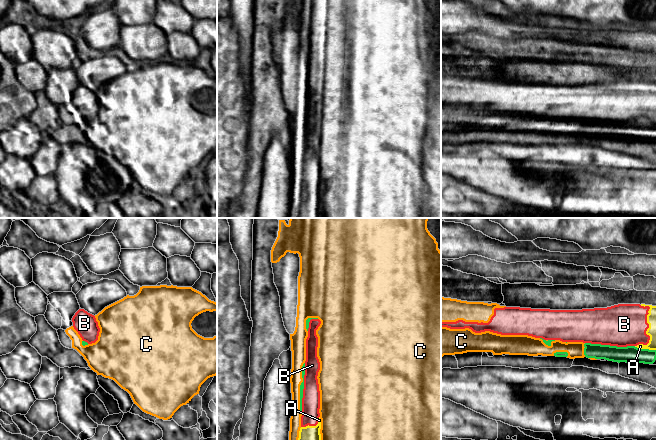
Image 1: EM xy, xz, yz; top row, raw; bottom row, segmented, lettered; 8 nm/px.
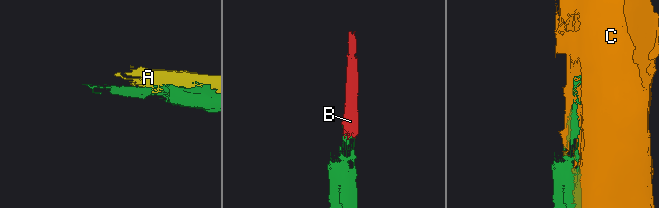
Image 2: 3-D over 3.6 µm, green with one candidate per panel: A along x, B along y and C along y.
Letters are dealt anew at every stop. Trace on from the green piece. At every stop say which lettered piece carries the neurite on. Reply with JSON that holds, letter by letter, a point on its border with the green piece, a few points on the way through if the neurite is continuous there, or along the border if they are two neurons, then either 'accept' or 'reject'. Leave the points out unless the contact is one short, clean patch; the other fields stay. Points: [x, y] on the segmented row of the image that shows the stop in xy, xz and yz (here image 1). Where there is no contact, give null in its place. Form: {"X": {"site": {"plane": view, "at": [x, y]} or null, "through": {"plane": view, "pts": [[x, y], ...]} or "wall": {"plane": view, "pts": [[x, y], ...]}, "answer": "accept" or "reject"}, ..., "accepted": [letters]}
{"A": {"site": {"plane": "yz", "at": [645, 349]}, "answer": "accept"}, "B": {"site": {"plane": "xz", "at": [303, 388]}, "answer": "reject"}, "C": {"site": {"plane": "xz", "at": [300, 388]}, "answer": "reject"}, "accepted": ["A"]}

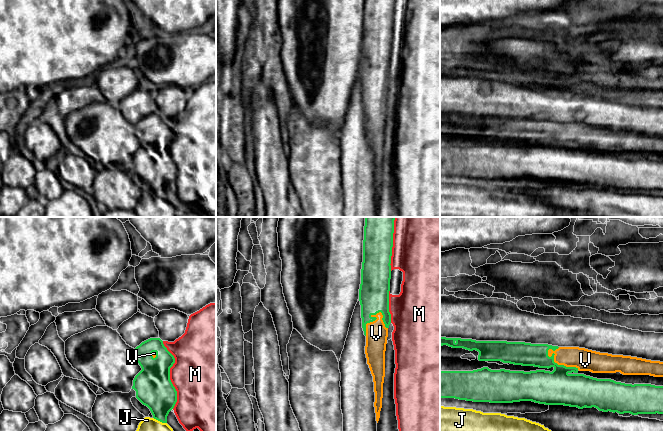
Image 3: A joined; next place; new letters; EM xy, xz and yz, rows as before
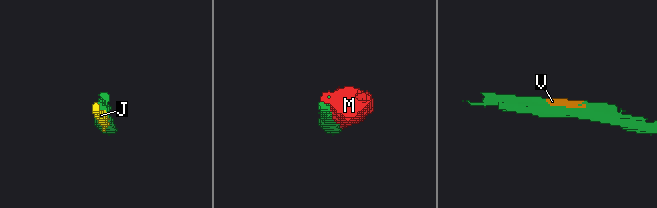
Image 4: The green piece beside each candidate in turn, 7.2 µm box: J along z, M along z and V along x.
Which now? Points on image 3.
{"J": {"site": {"plane": "xy", "at": [160, 421]}, "answer": "reject"}, "M": {"site": {"plane": "xy", "at": [169, 375]}, "answer": "reject"}, "V": {"site": {"plane": "yz", "at": [559, 365]}, "answer": "reject"}, "accepted": []}

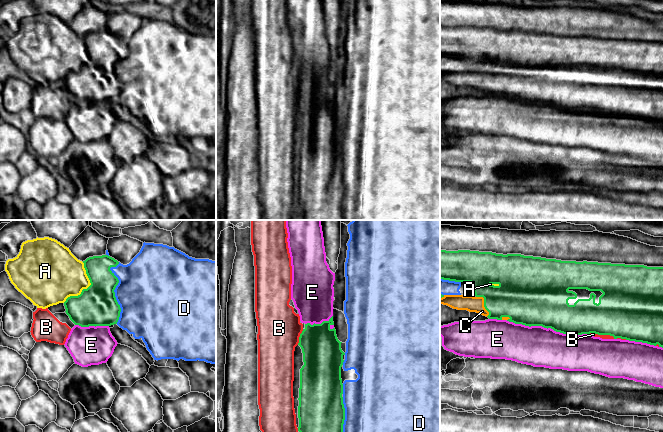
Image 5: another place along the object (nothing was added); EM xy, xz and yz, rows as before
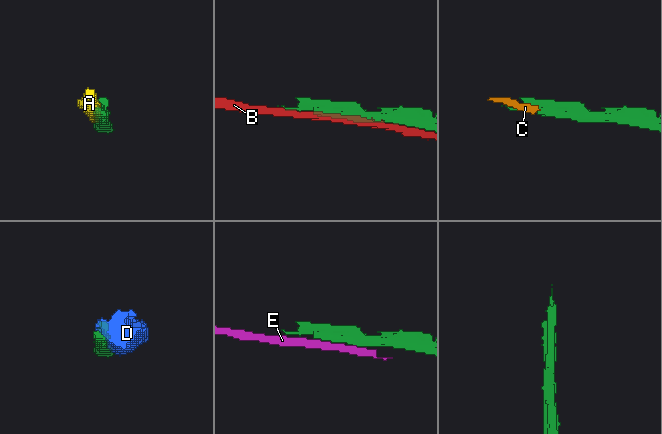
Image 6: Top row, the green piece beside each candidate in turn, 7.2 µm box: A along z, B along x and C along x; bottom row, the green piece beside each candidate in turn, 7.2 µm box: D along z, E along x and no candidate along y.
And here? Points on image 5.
{"A": {"site": {"plane": "xy", "at": [88, 287]}, "answer": "reject"}, "B": {"site": {"plane": "yz", "at": [602, 334]}, "answer": "reject"}, "C": {"site": {"plane": "yz", "at": [484, 304]}, "answer": "accept"}, "D": {"site": {"plane": "xy", "at": [113, 291]}, "answer": "reject"}, "E": {"site": {"plane": "yz", "at": [548, 327]}, "answer": "reject"}, "accepted": ["C"]}

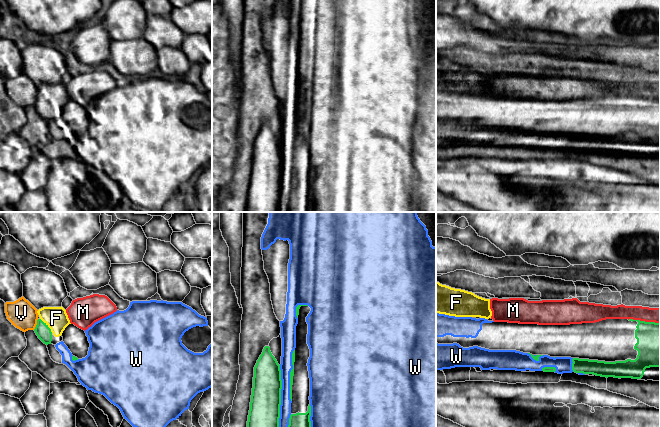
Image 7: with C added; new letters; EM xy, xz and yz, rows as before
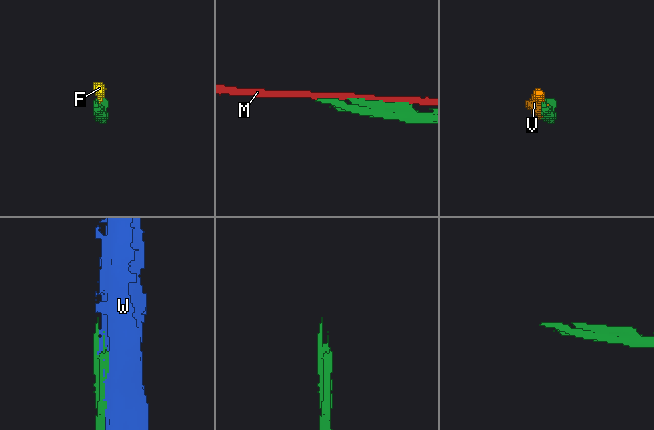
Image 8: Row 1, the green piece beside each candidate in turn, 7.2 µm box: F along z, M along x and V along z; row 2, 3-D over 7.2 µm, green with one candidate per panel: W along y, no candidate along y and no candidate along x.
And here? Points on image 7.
{"F": {"site": {"plane": "xy", "at": [46, 325]}, "answer": "accept"}, "M": {"site": {"plane": "yz", "at": [644, 321]}, "answer": "reject"}, "V": {"site": {"plane": "xy", "at": [37, 324]}, "answer": "reject"}, "W": {"site": {"plane": "xz", "at": [280, 396]}, "answer": "reject"}, "accepted": ["F"]}

